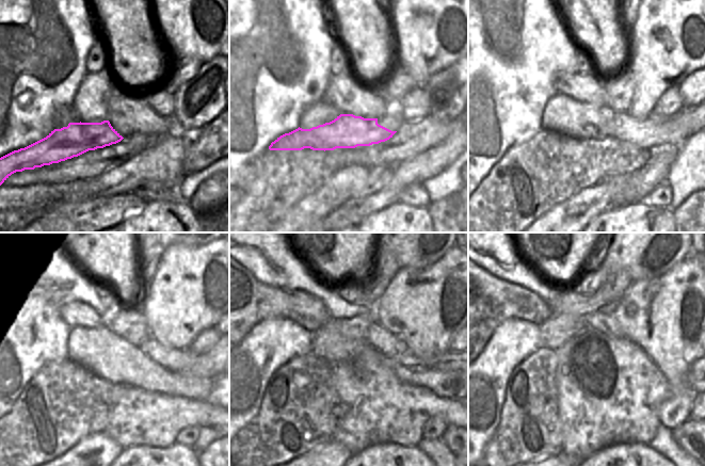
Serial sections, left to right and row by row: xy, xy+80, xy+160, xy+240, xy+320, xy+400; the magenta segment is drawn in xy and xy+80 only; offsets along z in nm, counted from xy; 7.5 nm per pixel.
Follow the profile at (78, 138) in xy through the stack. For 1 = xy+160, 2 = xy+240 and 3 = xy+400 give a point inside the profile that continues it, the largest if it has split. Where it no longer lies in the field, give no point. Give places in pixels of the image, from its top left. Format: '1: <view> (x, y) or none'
1: xy+160 (642, 132)
2: xy+240 (207, 368)
3: none

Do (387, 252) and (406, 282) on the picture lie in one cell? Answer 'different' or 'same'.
different

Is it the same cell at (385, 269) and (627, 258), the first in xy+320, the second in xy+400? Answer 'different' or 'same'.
different

